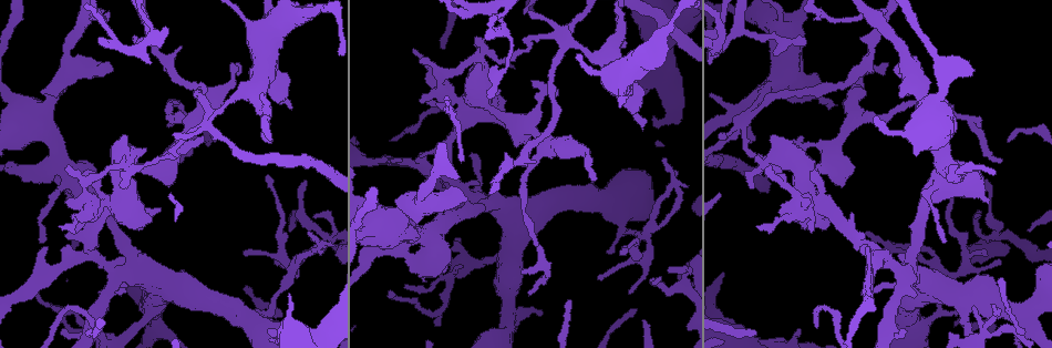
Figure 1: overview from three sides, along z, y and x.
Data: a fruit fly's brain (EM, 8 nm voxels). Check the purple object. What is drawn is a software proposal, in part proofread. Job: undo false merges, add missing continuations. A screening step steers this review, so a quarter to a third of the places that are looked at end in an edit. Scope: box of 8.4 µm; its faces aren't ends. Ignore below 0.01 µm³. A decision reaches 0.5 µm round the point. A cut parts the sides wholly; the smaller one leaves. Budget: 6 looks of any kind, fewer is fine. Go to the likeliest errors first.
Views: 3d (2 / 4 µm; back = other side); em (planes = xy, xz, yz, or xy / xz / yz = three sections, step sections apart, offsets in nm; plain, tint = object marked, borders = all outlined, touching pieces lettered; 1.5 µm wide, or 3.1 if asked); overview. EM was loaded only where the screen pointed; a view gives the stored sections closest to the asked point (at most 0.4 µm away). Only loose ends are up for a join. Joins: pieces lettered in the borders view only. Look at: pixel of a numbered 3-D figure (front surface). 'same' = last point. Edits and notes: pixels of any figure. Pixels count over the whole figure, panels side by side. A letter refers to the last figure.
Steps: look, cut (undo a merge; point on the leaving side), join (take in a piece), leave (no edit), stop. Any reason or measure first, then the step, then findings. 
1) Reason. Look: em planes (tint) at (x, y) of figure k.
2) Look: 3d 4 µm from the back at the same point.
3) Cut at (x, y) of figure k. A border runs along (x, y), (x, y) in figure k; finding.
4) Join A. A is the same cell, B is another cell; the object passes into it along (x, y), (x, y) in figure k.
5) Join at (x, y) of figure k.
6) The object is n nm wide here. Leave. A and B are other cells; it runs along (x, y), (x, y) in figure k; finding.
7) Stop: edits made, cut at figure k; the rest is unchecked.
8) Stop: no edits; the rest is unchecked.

Tapers out. Look: 3d 4 µm from the back at (660, 277) of figure 1.

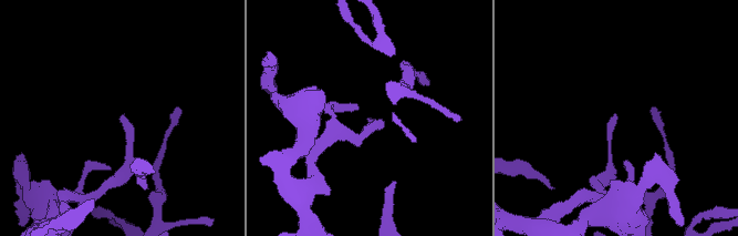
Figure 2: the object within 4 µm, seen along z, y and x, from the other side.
Look: em planes (borders) at (617, 116) of figure 2.

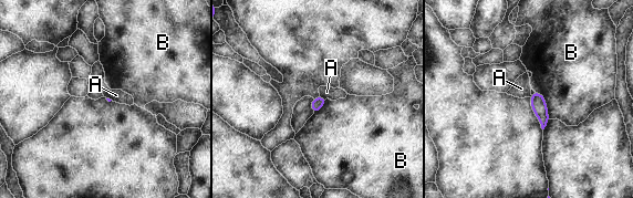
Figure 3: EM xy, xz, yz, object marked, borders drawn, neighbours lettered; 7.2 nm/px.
Leave. A and B are other cells; a border runs along (320, 95), (325, 98) in figure 3; none of them fits.

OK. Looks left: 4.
An open end. Look: em planes (plain) at (289, 104) of figure 1.

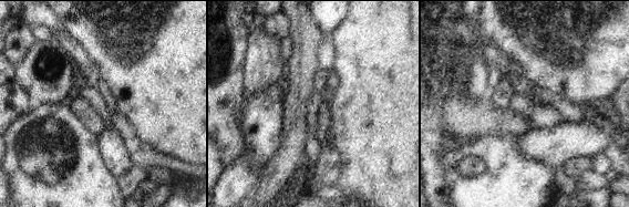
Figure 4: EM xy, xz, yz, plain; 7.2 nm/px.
What lies round it. Look: em planes (borders) at the same point.

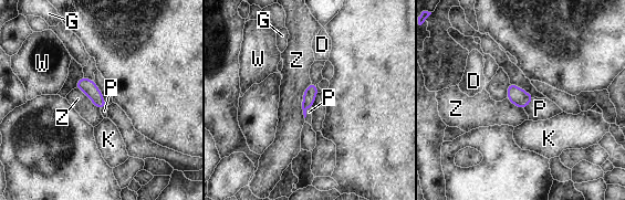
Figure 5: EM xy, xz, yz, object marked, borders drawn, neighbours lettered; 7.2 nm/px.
The longest contact is with Z, 280 nm. Join P. P is the same cell, D, G, K, W and Z are other cells; it goes on there.

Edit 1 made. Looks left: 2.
Stop: edits made, join at figure 5; the rest is unchecked.

